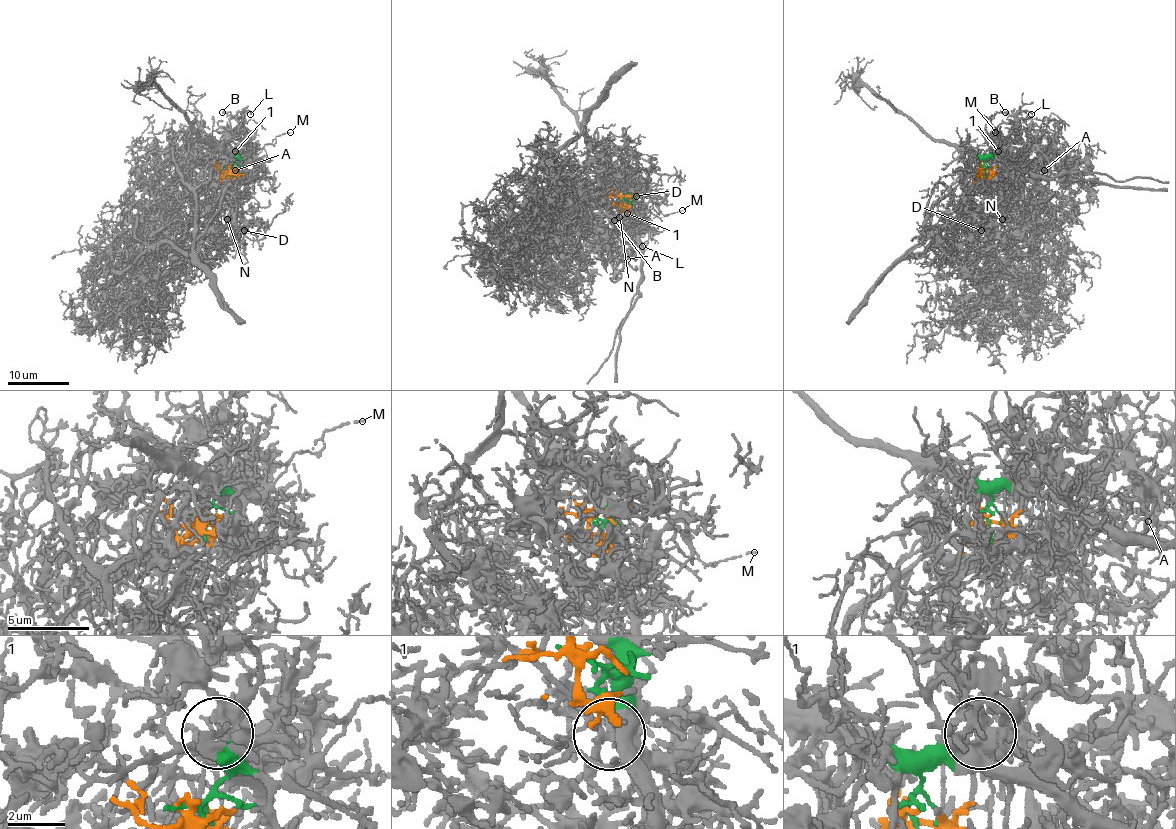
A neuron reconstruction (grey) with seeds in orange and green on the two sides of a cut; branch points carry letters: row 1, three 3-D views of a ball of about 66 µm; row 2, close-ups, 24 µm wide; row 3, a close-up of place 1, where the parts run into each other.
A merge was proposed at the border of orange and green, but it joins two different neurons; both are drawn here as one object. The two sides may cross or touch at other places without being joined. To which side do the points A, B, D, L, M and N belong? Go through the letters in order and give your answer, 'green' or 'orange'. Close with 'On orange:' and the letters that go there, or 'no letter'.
A: orange
B: orange
D: orange
L: orange
M: green
N: orange
On orange: A, B, D, L, N

